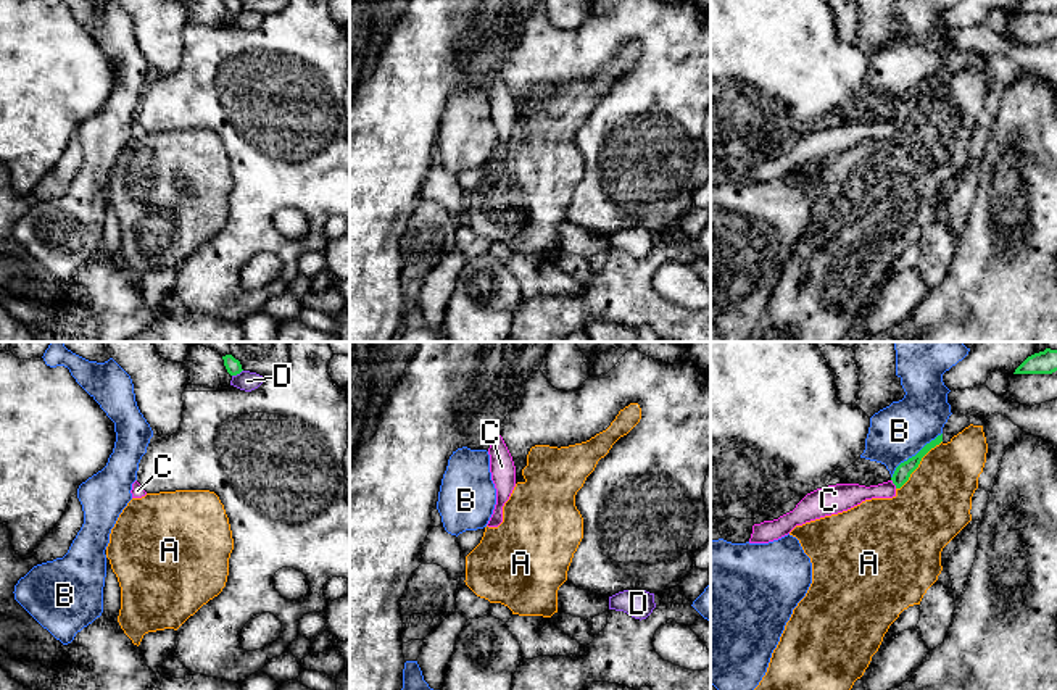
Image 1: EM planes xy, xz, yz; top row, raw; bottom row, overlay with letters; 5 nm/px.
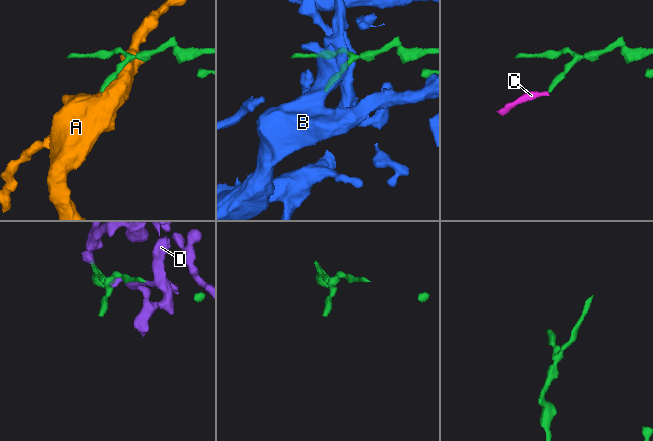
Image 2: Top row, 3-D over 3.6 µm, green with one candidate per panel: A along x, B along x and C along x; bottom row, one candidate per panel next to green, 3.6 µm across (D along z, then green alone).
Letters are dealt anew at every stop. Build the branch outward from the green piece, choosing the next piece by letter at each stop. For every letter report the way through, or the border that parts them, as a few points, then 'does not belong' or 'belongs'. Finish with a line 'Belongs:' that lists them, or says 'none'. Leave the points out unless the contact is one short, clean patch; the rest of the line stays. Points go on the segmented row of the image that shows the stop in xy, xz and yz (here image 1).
A: does not belong
B: does not belong
C: way yz (904, 469), (893, 482), (885, 490), (845, 495); belongs
D: does not belong
Belongs: C

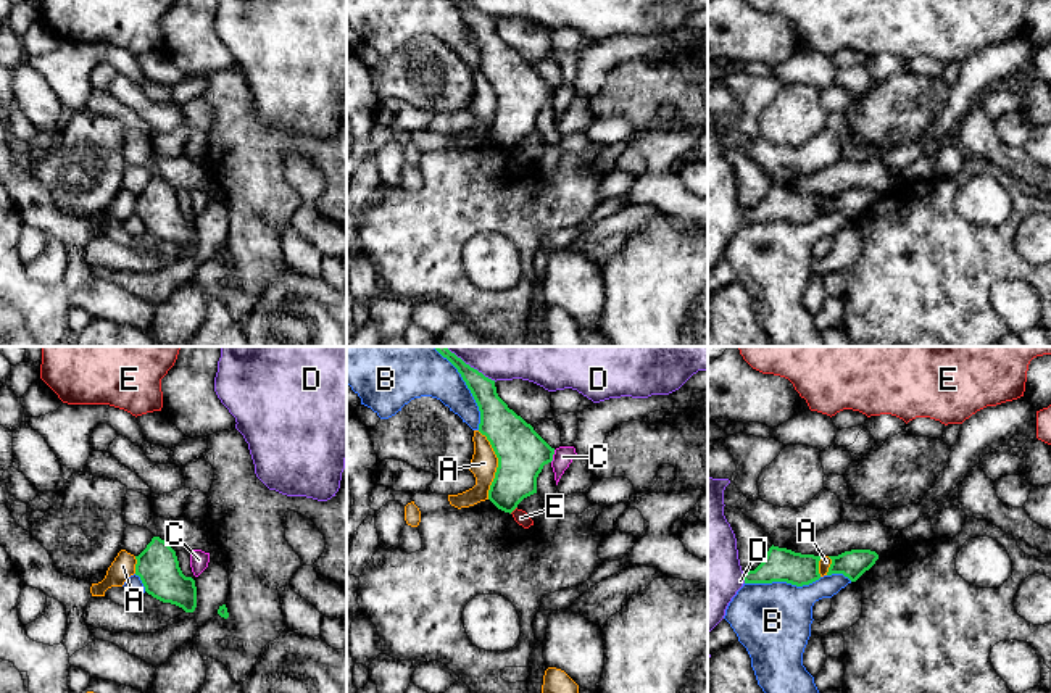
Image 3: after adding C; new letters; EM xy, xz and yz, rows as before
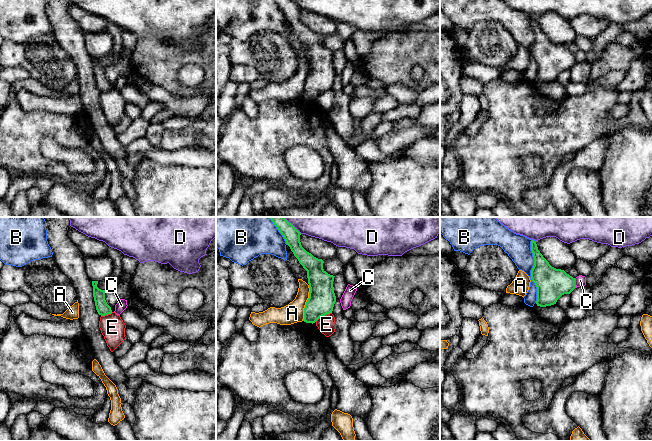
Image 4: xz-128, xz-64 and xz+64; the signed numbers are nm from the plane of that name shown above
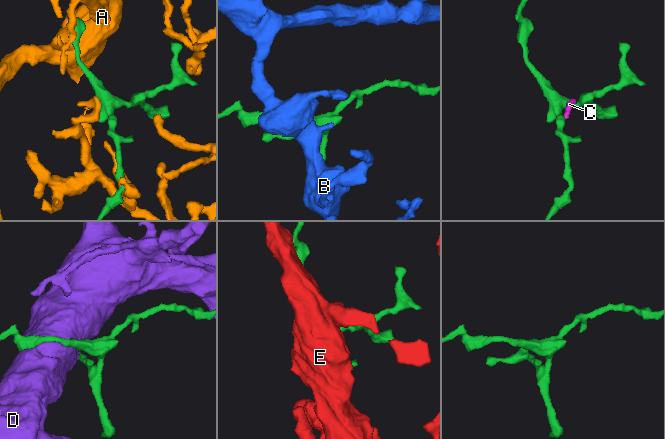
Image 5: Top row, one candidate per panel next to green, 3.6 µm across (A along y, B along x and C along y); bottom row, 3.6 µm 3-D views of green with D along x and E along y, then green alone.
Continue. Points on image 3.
A: does not belong
B: does not belong
C: does not belong
D: does not belong
E: does not belong
Belongs: none

